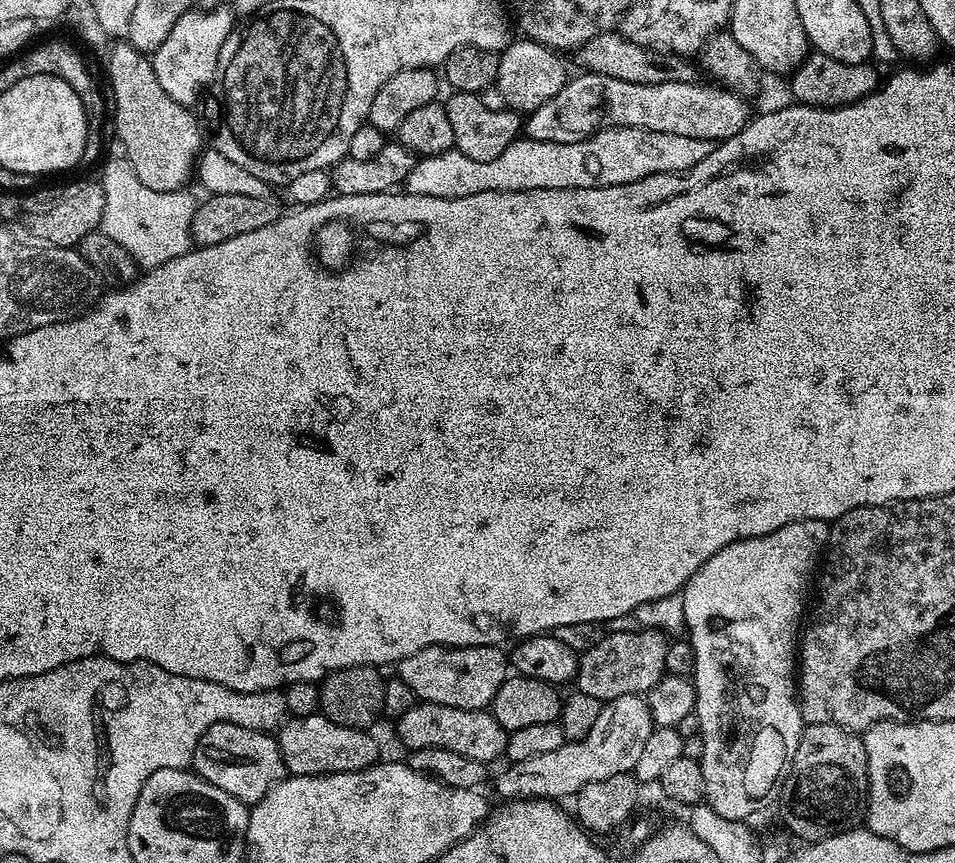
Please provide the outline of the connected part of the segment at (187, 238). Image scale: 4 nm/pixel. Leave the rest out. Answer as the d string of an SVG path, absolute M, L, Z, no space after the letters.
M119 159L106 161L104 173L98 176L104 191L104 213L99 231L120 243L144 270L157 268L186 254L193 247L192 219L197 201L192 200L188 190L159 192L142 186L128 159Z

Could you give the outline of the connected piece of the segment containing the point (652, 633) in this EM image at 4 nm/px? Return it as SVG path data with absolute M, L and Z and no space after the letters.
M640 628L635 631L609 631L602 638L602 642L598 642L598 646L583 652L576 671L575 691L590 694L590 698L598 698L601 702L622 698L626 694L647 694L666 674L664 659L670 640L665 633L656 632L653 628Z

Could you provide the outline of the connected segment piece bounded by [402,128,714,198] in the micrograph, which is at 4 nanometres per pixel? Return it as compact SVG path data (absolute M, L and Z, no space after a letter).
M608 128L605 132L595 132L582 142L569 144L517 138L510 146L506 146L506 150L502 150L502 154L498 154L498 158L490 162L474 162L474 158L466 158L466 154L455 150L433 156L421 156L417 159L414 170L410 170L410 174L404 180L402 188L415 196L434 198L466 198L470 194L483 192L521 192L543 188L605 188L629 184L663 172L688 172L694 166L698 166L702 158L709 156L713 147L711 140L682 138L682 134L658 134L637 128Z

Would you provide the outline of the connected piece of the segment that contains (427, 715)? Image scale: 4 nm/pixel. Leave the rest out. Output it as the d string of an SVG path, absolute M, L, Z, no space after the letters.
M416 703L406 714L402 714L395 721L396 736L405 744L405 749L415 750L417 748L441 748L450 750L454 754L462 754L466 758L474 758L478 762L491 765L492 760L499 756L503 757L508 750L508 731L494 718L491 711L483 708L455 708L454 706L442 706L441 704Z

